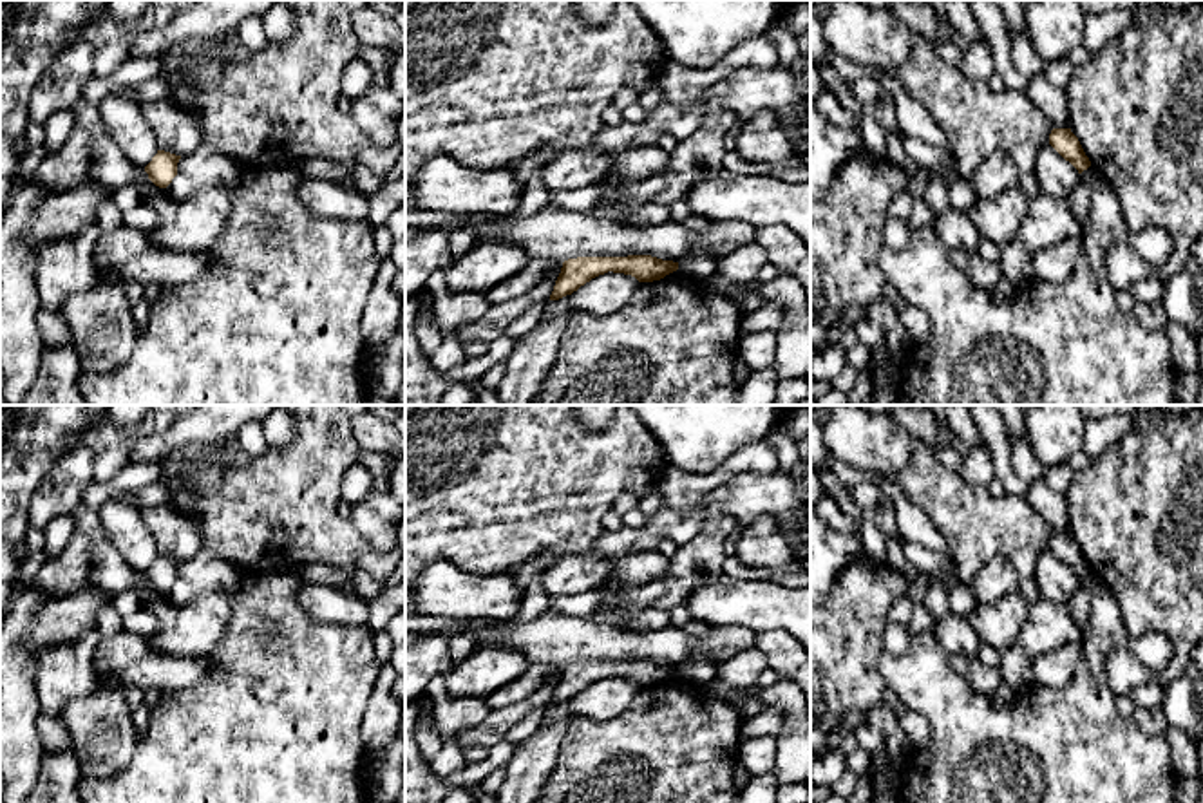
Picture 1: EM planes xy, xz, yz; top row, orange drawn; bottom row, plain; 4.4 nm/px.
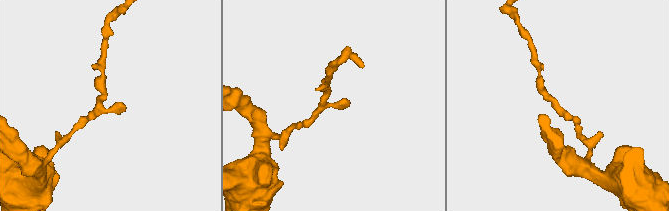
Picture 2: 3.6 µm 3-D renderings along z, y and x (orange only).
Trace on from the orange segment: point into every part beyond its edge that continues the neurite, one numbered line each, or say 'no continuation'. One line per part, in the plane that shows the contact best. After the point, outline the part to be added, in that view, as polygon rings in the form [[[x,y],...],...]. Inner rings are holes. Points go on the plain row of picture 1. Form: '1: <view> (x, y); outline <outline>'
no continuation

